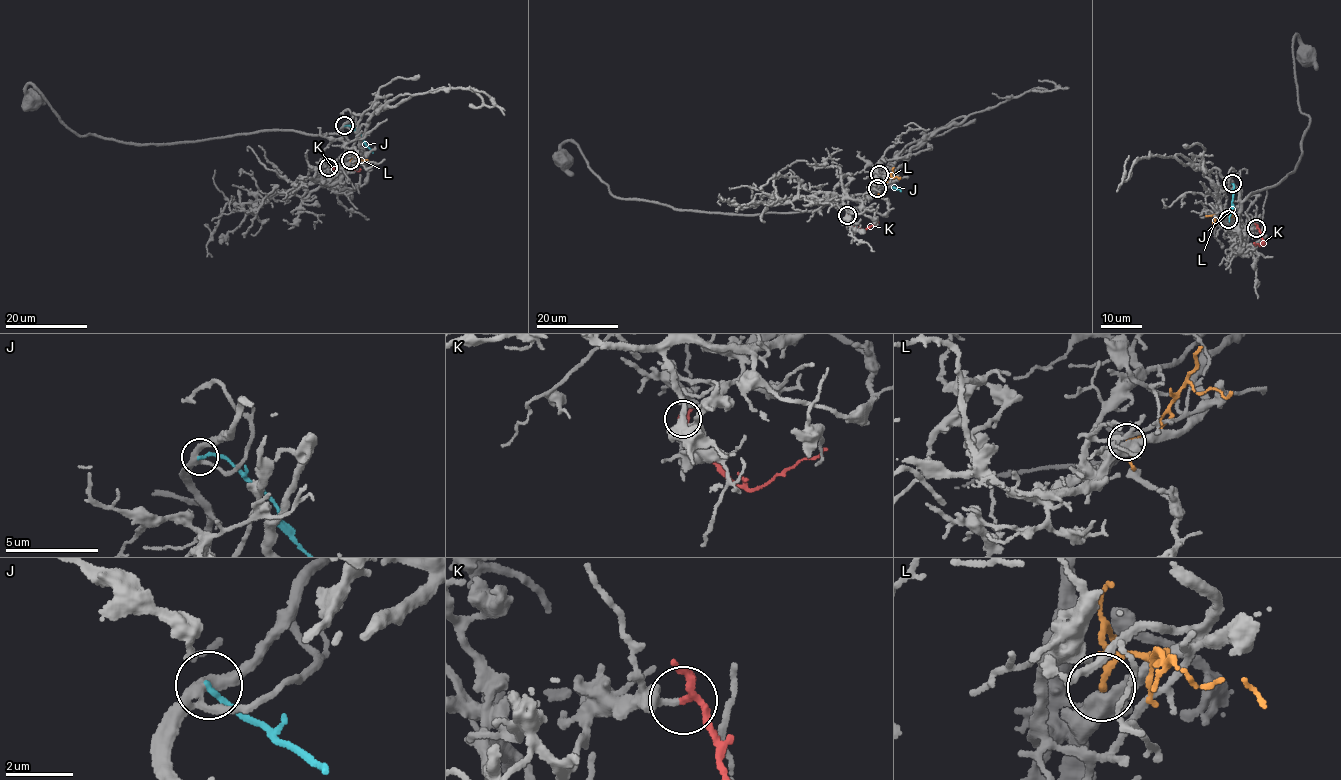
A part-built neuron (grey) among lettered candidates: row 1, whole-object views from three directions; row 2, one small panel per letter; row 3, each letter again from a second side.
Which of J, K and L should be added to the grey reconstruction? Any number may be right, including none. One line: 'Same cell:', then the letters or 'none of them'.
Same cell: K

